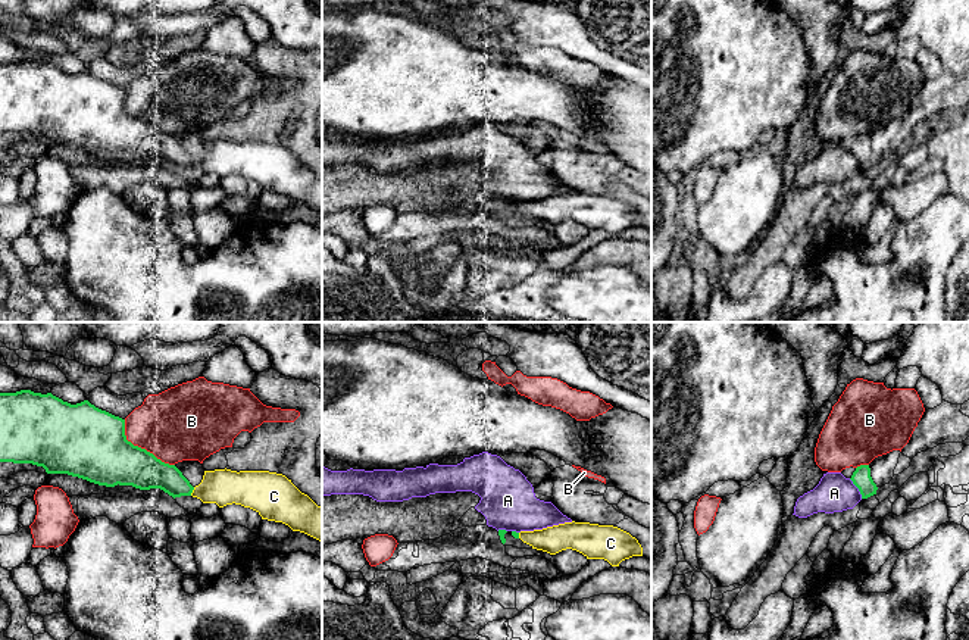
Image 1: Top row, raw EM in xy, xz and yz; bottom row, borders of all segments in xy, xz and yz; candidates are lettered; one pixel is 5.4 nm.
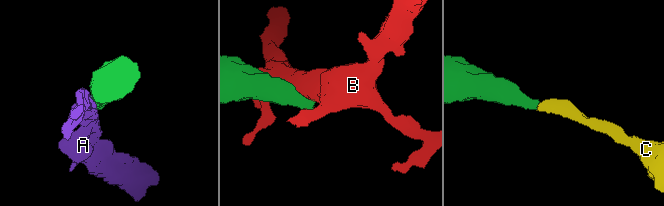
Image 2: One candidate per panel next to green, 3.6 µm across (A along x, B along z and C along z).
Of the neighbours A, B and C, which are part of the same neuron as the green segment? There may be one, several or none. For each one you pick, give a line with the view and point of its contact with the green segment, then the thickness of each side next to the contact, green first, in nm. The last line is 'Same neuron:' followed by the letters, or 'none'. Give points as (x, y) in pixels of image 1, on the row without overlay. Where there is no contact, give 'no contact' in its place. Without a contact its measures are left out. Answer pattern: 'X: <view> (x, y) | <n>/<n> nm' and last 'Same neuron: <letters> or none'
C: xy (191, 162) | 180/190 nm
Same neuron: C

